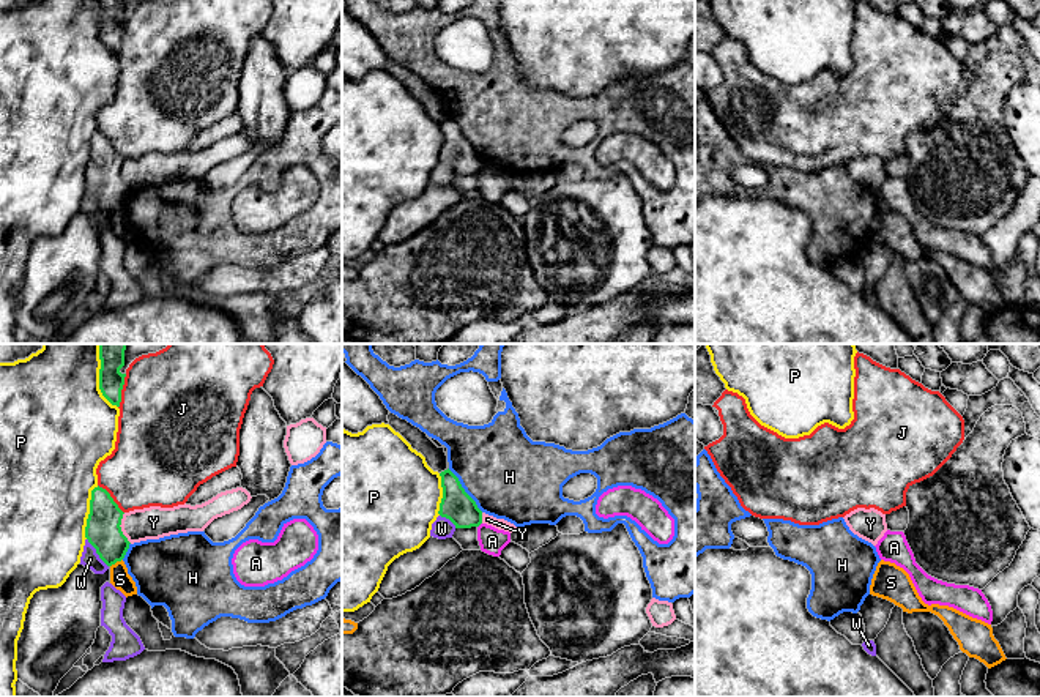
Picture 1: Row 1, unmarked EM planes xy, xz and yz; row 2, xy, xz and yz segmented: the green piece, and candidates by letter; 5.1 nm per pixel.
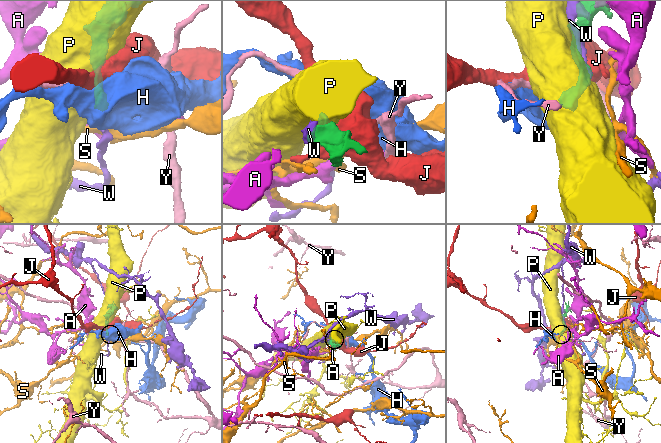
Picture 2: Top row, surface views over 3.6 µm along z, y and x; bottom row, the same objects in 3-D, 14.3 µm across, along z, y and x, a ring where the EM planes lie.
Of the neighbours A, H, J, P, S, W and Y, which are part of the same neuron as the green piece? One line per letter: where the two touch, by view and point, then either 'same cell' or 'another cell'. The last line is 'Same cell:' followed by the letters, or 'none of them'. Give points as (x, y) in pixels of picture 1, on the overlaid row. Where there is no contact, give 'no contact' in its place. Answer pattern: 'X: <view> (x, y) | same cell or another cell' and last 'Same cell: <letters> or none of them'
A: xz (479, 524) | another cell
H: xz (464, 491) | another cell
J: xy (120, 391) | another cell
P: xy (100, 377) | another cell
S: xy (115, 562) | another cell
W: xy (96, 552) | another cell
Y: xy (120, 529) | another cell
Same cell: none of them

